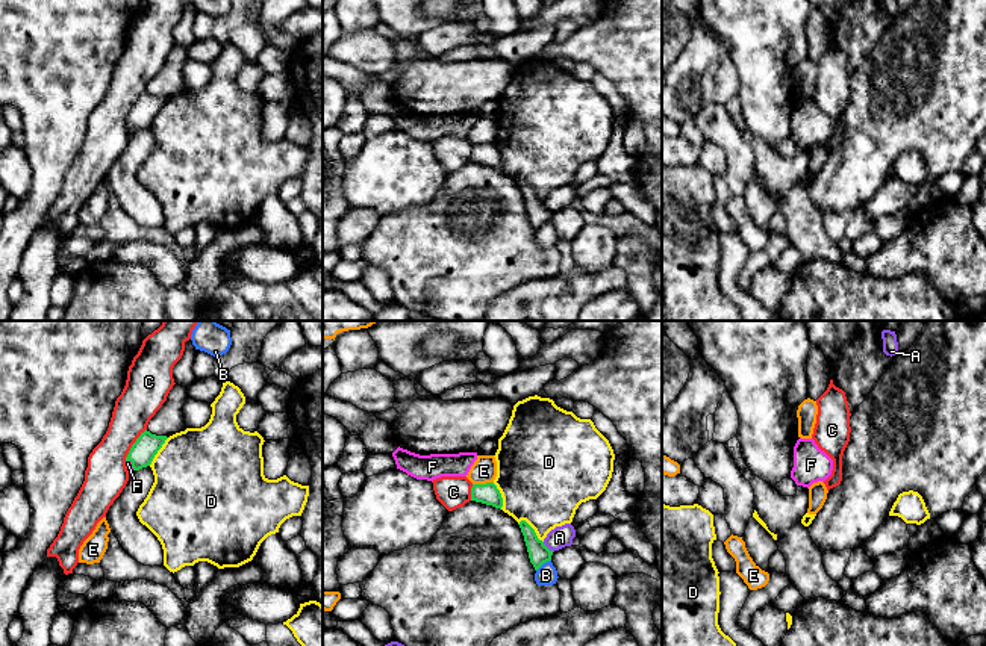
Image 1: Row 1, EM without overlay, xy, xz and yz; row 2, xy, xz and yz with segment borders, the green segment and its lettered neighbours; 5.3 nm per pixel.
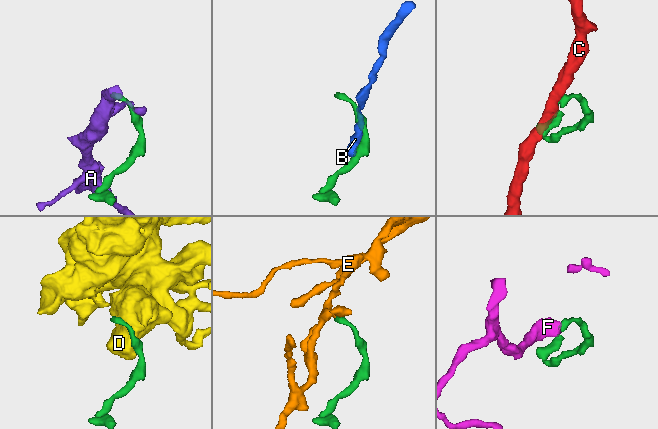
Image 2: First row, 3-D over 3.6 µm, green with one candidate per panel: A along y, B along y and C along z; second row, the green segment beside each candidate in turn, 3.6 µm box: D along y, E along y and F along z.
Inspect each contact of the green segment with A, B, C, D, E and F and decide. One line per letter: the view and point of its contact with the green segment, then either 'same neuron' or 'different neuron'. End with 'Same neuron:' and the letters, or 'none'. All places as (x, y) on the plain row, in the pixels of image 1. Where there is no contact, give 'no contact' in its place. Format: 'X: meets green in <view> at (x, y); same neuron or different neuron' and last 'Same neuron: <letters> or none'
A: meets green in xz at (547, 209); different neuron
B: meets green in xz at (542, 224); different neuron
C: meets green in xy at (132, 106); different neuron
D: meets green in xz at (532, 189); different neuron
E: meets green in xz at (482, 145); different neuron
F: meets green in xy at (132, 126); same neuron
Same neuron: F

